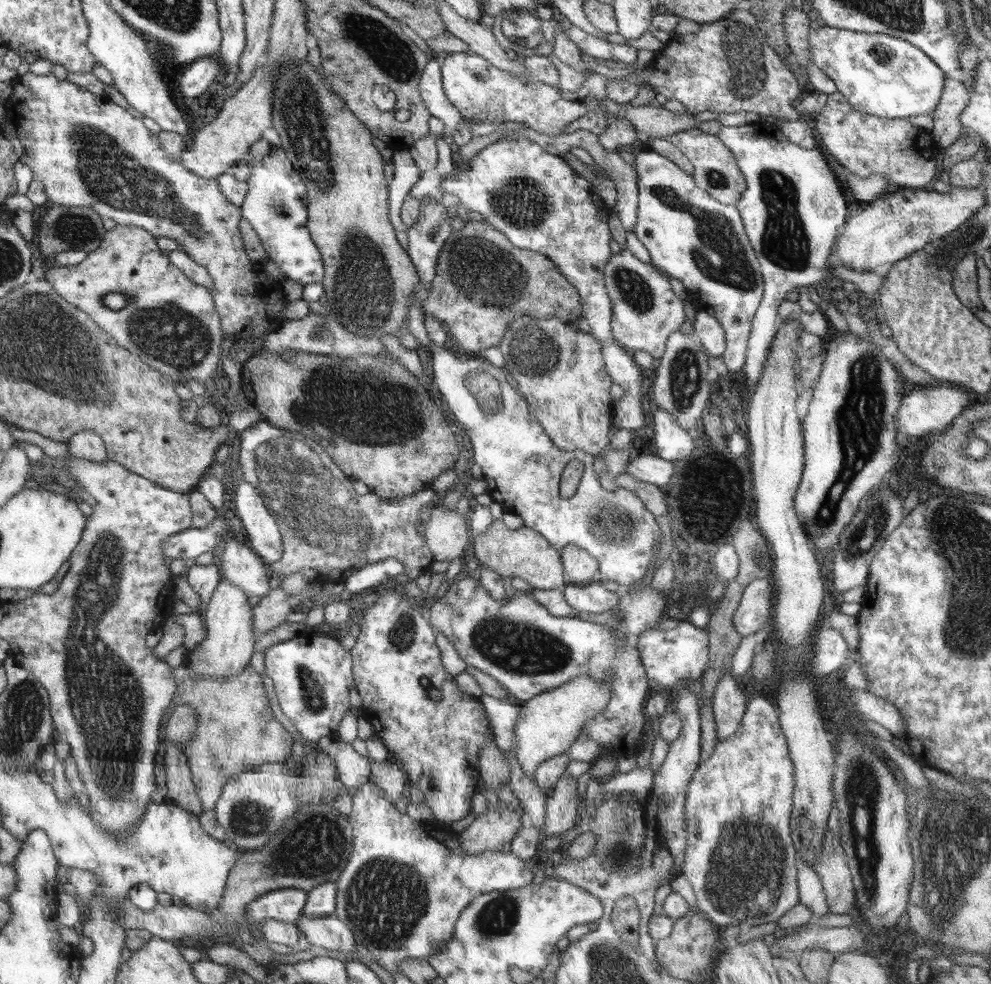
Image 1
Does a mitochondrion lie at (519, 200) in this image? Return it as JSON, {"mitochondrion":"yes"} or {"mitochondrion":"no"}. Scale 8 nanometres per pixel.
{"mitochondrion":"yes"}

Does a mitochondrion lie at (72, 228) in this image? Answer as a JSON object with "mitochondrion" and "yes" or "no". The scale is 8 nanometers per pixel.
{"mitochondrion":"yes"}

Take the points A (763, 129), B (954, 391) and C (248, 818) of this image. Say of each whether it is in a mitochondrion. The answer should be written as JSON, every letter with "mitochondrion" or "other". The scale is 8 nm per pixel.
{"A":"other","B":"other","C":"mitochondrion"}

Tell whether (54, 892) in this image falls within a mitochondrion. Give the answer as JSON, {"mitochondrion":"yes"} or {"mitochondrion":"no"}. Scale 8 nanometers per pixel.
{"mitochondrion":"no"}

